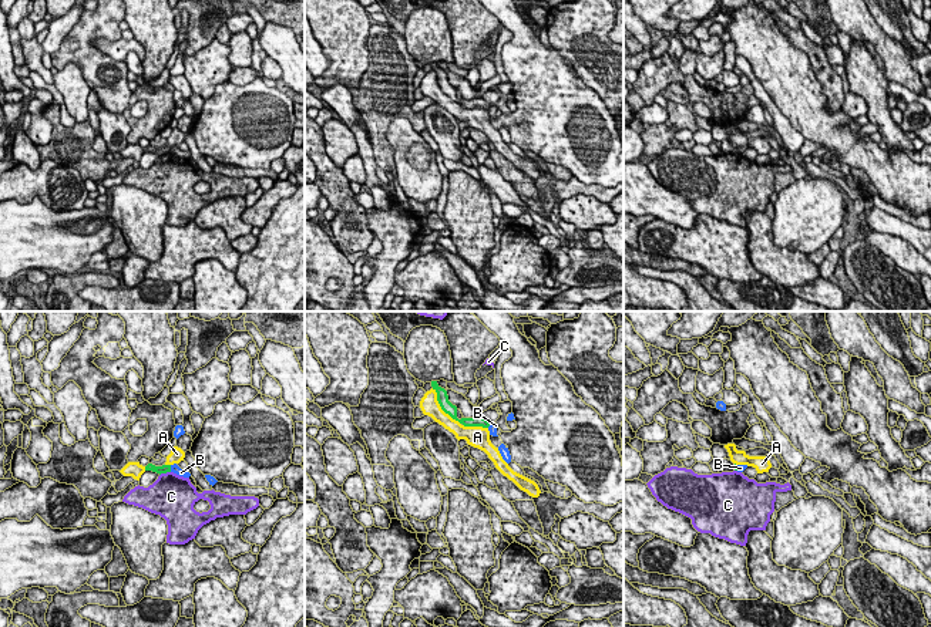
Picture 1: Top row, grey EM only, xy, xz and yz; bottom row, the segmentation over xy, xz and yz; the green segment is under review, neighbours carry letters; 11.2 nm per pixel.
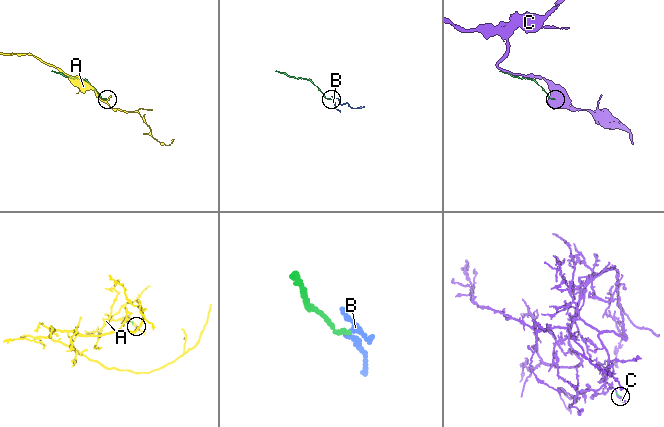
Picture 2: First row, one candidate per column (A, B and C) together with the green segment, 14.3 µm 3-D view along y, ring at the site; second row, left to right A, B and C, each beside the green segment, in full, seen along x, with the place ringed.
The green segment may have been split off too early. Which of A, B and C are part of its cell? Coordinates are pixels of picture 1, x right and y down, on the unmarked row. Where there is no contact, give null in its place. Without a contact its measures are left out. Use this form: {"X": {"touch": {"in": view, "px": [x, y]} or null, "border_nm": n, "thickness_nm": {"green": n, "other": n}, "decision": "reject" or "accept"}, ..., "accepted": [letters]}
{"A": {"touch": {"in": "xz", "px": [442, 90]}, "border_nm": 550, "thickness_nm": {"green": 140, "other": 220}, "decision": "reject"}, "B": {"touch": {"in": "xy", "px": [170, 149]}, "border_nm": 80, "thickness_nm": {"green": 100, "other": 100}, "decision": "reject"}, "C": {"touch": {"in": "xy", "px": [164, 154]}, "border_nm": 140, "thickness_nm": {"green": 100, "other": 460}, "decision": "reject"}, "accepted": []}

